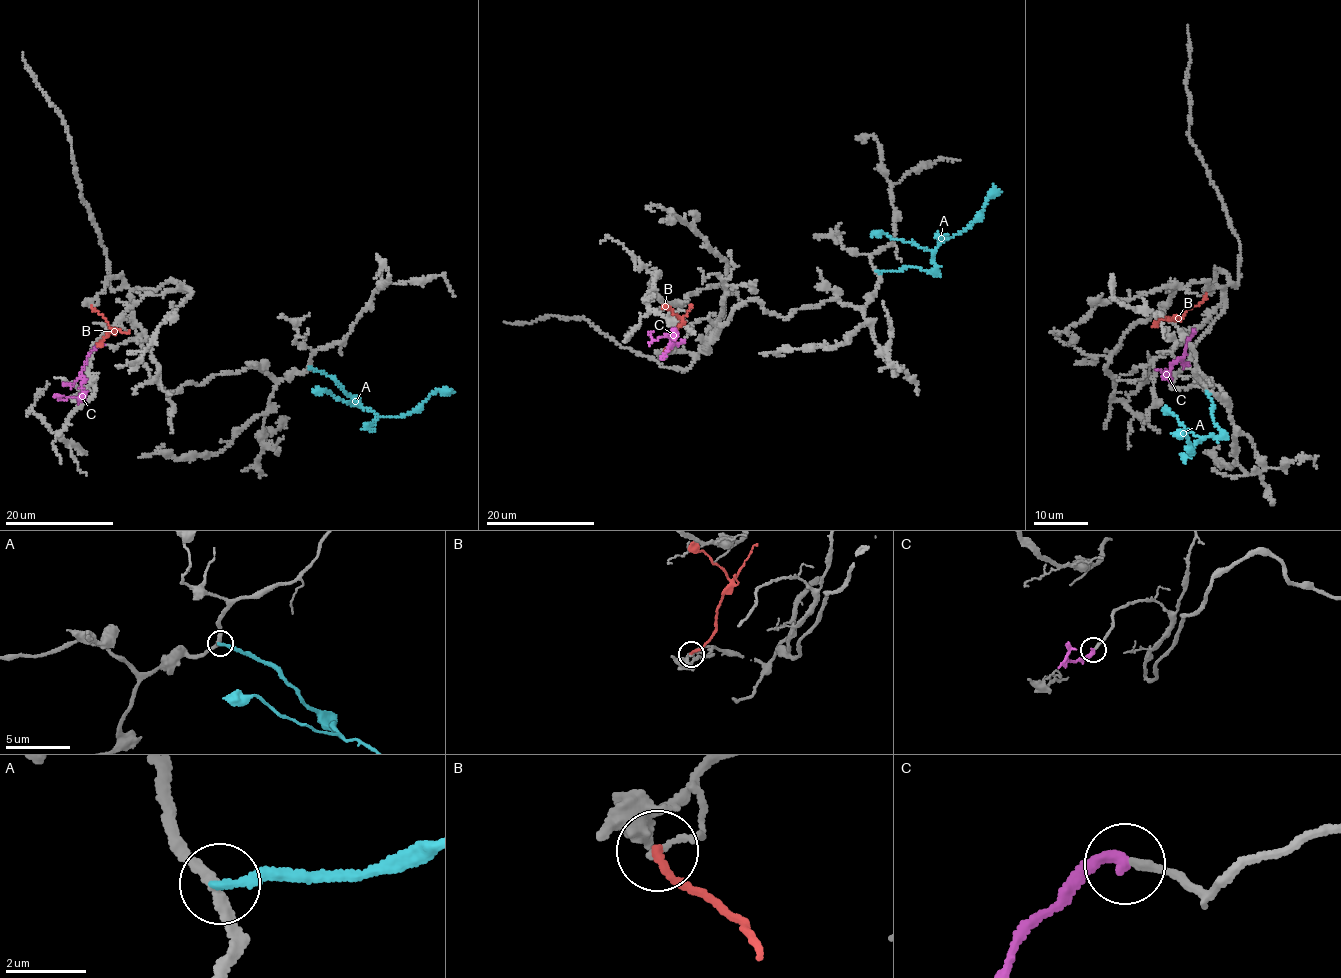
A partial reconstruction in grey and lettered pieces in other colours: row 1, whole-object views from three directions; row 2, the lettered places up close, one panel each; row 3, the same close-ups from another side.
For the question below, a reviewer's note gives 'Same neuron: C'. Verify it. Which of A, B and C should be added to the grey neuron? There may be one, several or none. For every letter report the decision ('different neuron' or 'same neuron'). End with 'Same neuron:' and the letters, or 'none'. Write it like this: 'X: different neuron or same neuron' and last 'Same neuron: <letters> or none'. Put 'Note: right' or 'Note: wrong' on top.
Note: right
A: different neuron
B: different neuron
C: same neuron
Same neuron: C

